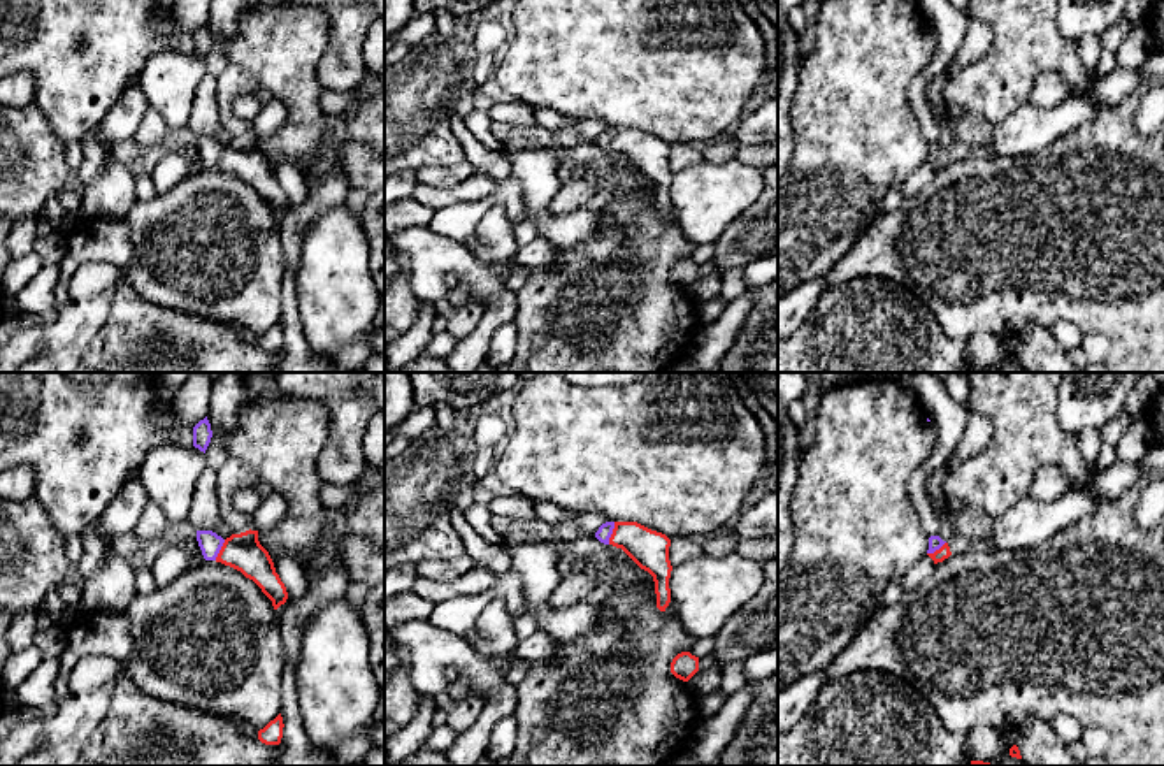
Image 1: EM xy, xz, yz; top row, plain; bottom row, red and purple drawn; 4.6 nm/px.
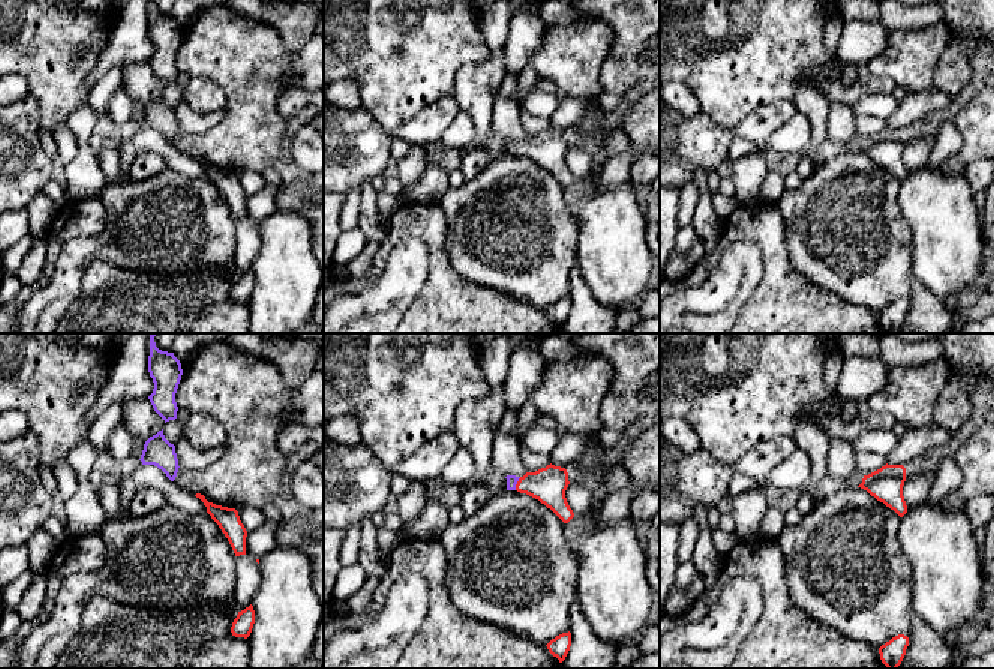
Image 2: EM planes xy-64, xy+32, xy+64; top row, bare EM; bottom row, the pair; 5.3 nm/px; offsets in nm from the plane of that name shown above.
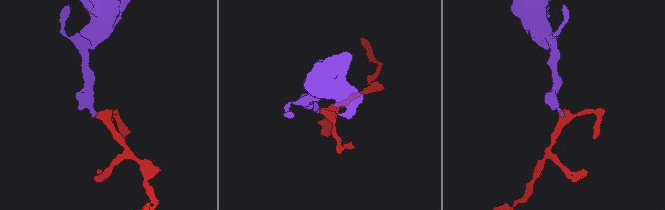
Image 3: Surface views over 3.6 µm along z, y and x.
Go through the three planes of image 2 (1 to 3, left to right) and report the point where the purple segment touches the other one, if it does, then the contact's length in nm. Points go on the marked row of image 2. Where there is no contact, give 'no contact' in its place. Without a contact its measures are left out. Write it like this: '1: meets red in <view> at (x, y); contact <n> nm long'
1: no contact
2: meets red in xy+32 at (517, 483); contact 80 nm long
3: no contact

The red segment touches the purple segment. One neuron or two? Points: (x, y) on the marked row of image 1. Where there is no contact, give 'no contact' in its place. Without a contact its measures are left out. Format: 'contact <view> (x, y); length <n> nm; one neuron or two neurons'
contact xz (613, 533); length 110 nm; one neuron

